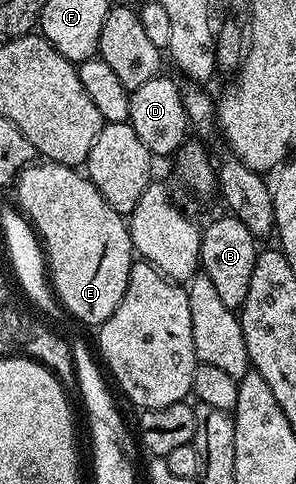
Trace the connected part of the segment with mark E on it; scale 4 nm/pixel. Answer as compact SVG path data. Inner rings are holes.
M32 162L22 171L31 176L31 186L35 178L37 194L43 196L43 210L37 210L34 229L37 233L45 230L45 238L51 244L46 254L53 254L53 260L46 260L46 271L55 299L67 316L83 324L103 324L117 310L129 286L133 249L127 220L105 202L97 186L82 171L70 164Z

